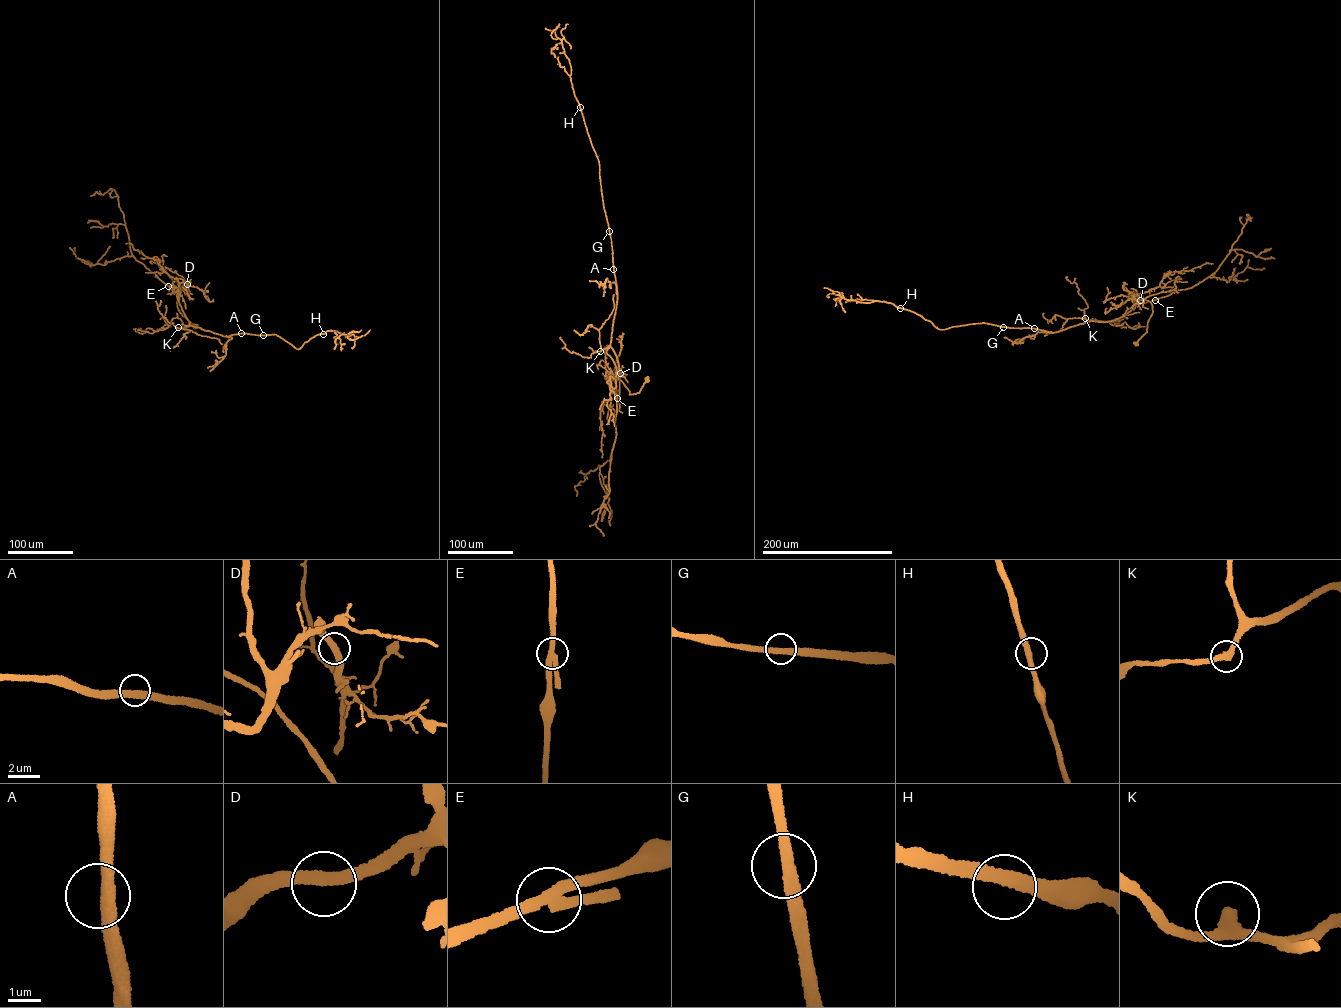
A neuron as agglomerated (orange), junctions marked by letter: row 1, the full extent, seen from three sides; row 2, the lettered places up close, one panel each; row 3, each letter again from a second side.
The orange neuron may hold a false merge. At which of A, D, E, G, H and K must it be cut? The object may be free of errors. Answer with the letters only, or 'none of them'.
none of them

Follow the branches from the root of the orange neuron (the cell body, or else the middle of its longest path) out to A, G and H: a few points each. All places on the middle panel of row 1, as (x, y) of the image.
A: (646, 380), (639, 392), (629, 394), (611, 375), (616, 381), (618, 362), (610, 346), (617, 293), (613, 269)
G: (646, 380), (639, 392), (629, 394), (611, 375), (616, 381), (618, 362), (610, 345), (617, 293), (609, 231)
H: (646, 380), (629, 394), (611, 375), (616, 381), (610, 345), (617, 285), (599, 162), (580, 107)

